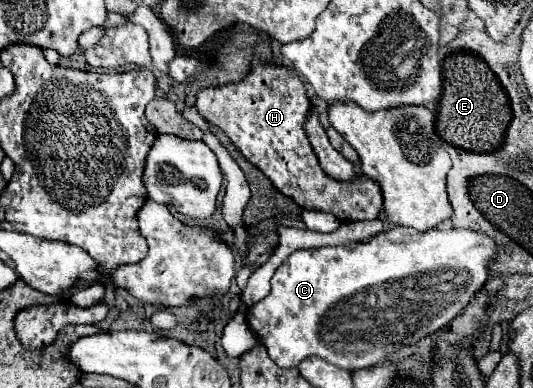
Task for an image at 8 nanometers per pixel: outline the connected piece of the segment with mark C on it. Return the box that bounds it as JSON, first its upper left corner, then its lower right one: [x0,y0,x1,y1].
[248,226,496,372]

